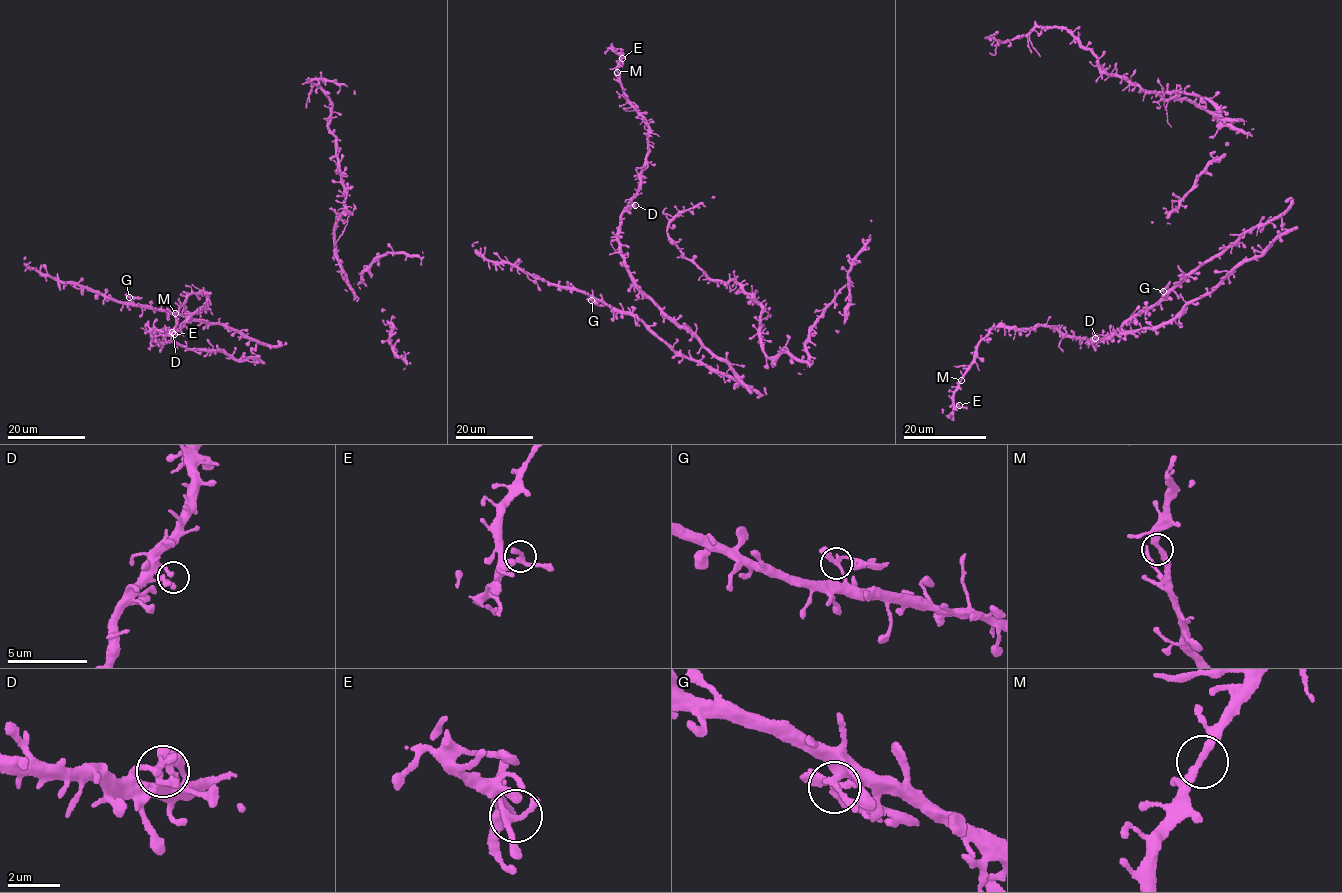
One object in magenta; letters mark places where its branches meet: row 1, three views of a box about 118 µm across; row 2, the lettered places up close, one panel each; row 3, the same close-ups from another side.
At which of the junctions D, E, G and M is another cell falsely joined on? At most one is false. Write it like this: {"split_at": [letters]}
{"split_at": ["G"]}

